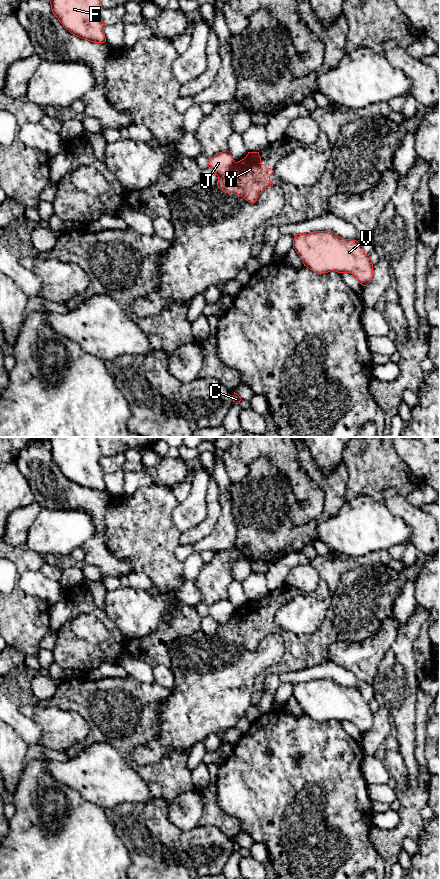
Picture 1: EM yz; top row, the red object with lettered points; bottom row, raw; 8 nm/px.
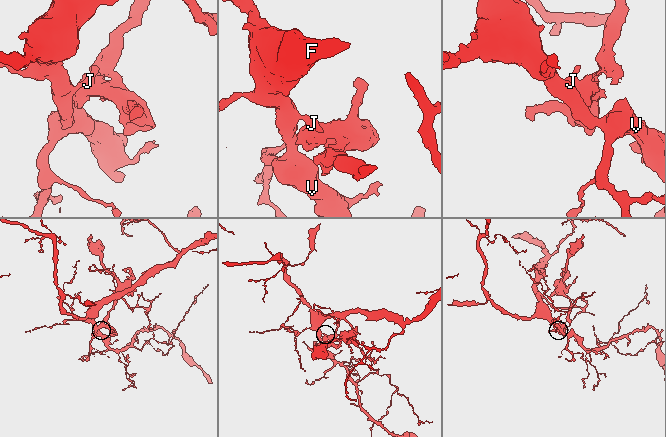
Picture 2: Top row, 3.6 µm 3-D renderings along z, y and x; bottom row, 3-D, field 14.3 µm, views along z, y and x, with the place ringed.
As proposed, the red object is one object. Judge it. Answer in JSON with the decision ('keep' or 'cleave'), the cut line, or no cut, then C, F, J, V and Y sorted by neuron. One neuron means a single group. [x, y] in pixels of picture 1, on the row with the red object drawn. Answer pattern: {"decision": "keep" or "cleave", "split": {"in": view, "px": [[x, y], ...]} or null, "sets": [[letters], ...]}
{"decision": "cleave", "split": {"in": "yz", "px": [[235, 162], [224, 175], [218, 177]]}, "sets": [["C", "F", "J", "V"], ["Y"]]}

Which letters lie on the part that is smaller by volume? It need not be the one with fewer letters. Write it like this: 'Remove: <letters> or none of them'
Remove: Y

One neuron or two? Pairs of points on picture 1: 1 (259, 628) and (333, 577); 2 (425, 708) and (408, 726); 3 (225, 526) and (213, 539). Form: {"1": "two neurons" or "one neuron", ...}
{"1": "two neurons", "2": "two neurons", "3": "one neuron"}

